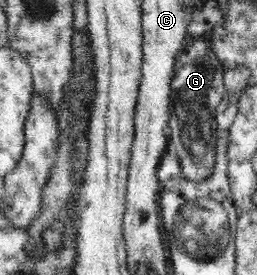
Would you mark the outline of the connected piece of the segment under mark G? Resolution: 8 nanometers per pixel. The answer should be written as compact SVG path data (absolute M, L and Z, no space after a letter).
M211 31L197 38L186 35L174 61L174 75L170 85L169 126L170 143L180 160L180 175L194 183L206 181L216 165L218 128L215 113L226 94L223 80L225 71L211 47Z

